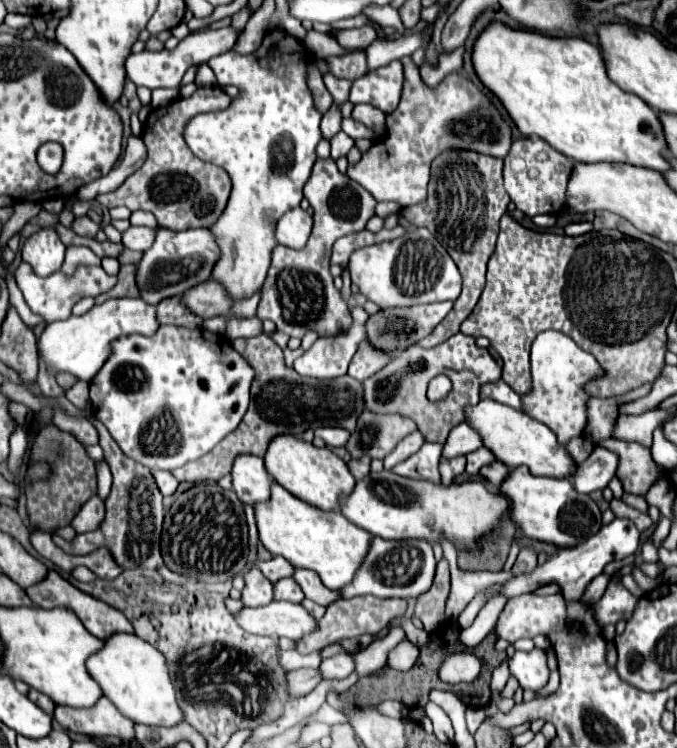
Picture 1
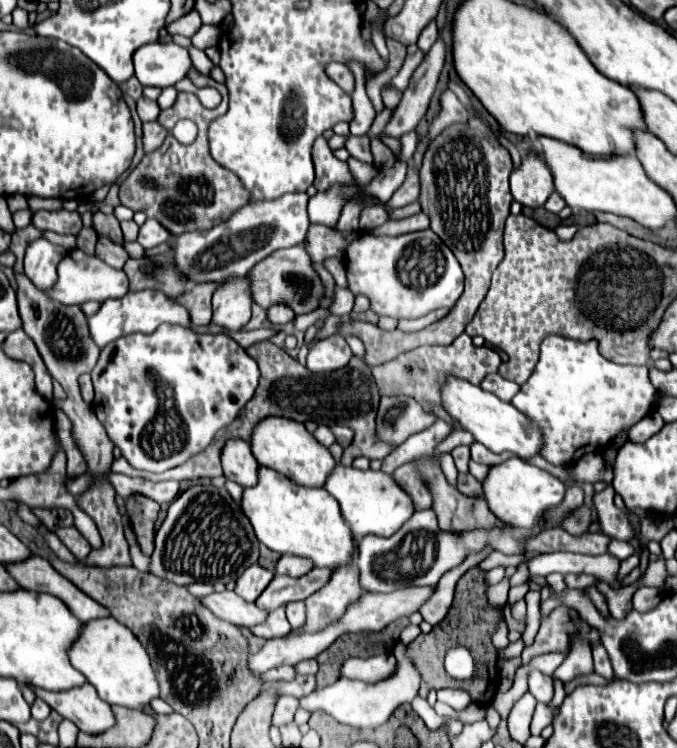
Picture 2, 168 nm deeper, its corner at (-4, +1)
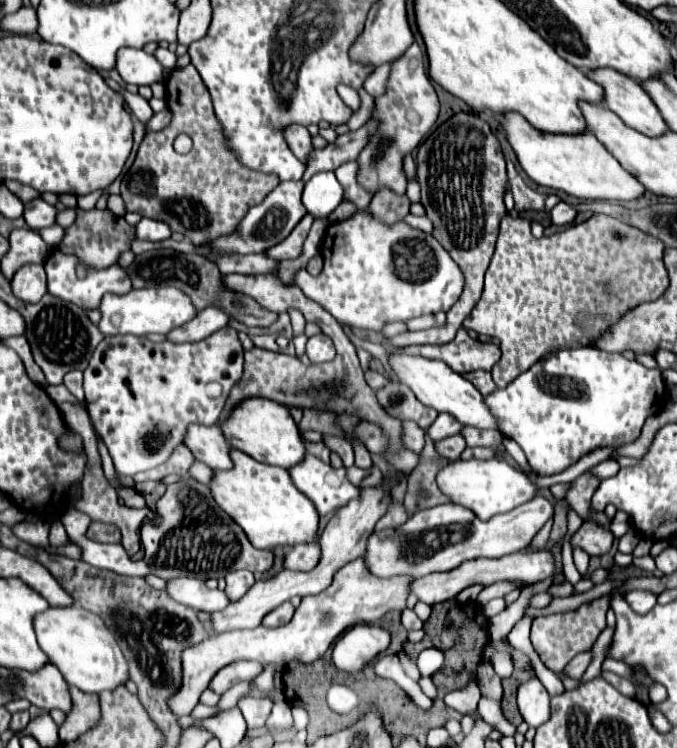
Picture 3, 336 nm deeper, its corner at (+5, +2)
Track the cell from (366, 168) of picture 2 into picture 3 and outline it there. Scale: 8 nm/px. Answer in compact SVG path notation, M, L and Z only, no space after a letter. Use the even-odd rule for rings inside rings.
M355 161L343 163L335 169L335 175L345 189L345 199L353 201L359 207L359 211L353 217L327 227L327 233L323 239L323 249L321 249L323 259L325 259L325 267L323 267L321 275L311 277L307 271L299 271L295 275L295 285L309 299L323 305L339 323L345 323L349 327L359 327L359 329L381 331L385 323L405 321L405 319L419 317L425 313L449 311L451 305L459 299L459 295L463 291L463 275L461 275L457 263L439 245L439 241L429 233L407 227L407 223L403 223L403 221L397 225L383 225L375 219L371 219L369 215L365 215L365 203L369 203L373 195L357 179L359 163L355 163Z

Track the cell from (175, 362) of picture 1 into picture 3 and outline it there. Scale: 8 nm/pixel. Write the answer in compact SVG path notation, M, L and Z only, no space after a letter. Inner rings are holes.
M223 327L195 343L155 343L147 337L113 335L105 337L85 369L85 401L91 423L109 449L113 465L121 477L131 477L165 463L171 451L183 443L191 423L215 425L229 391L243 375L243 349L233 327Z

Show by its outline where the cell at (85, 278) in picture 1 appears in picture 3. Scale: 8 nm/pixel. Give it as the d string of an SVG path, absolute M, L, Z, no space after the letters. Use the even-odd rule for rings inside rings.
M55 249L47 261L45 261L45 271L47 271L47 289L51 295L75 303L83 309L97 309L101 303L101 297L105 293L115 293L115 295L123 295L131 291L131 281L127 279L125 269L121 269L119 265L111 265L107 269L91 269L85 273L83 279L77 277L77 267L79 267L79 259L75 255L67 255L59 249Z

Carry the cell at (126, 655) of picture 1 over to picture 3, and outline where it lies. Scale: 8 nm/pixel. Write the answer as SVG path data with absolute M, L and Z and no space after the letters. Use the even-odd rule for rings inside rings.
M57 607L47 609L35 617L35 633L39 647L47 653L49 661L63 673L69 685L99 695L101 691L115 691L129 679L129 663L123 657L113 633L105 627L103 619L83 607Z

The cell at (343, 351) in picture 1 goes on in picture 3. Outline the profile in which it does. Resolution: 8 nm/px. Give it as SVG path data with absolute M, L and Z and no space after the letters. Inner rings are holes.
M323 333L309 337L309 341L307 341L307 357L309 357L311 363L333 361L335 359L333 341L327 335L323 335Z

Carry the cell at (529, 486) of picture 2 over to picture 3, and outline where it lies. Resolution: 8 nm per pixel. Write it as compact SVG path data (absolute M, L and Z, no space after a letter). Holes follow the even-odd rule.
M503 459L453 461L439 471L437 483L439 483L441 491L451 497L451 501L471 509L483 521L491 519L499 513L507 513L507 511L519 507L521 503L527 503L539 491L539 487L523 471L517 471Z

